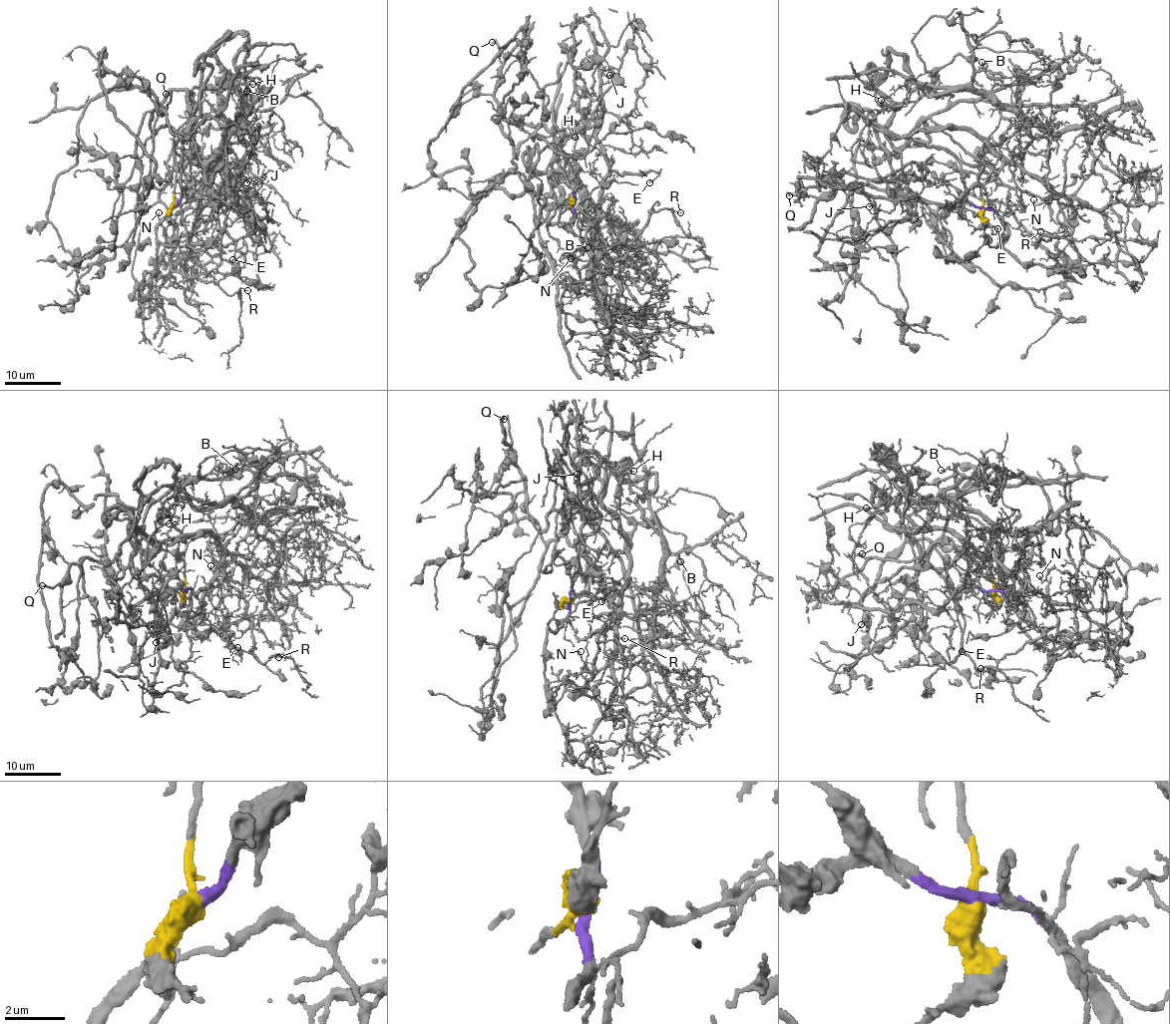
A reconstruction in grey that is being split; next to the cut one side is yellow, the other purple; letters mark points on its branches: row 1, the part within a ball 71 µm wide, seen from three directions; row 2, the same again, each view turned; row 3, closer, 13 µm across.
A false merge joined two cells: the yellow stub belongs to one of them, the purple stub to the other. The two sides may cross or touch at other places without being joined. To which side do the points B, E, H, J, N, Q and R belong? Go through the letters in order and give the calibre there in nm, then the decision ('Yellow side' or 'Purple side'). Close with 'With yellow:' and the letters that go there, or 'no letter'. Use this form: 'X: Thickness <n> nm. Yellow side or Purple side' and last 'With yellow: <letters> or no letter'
B: Thickness 130 nm. Yellow side
E: Thickness 160 nm. Purple side
H: Thickness 170 nm. Yellow side
J: Thickness 100 nm. Purple side
N: Thickness 130 nm. Purple side
Q: Thickness 240 nm. Purple side
R: Thickness 90 nm. Purple side
With yellow: B, H

